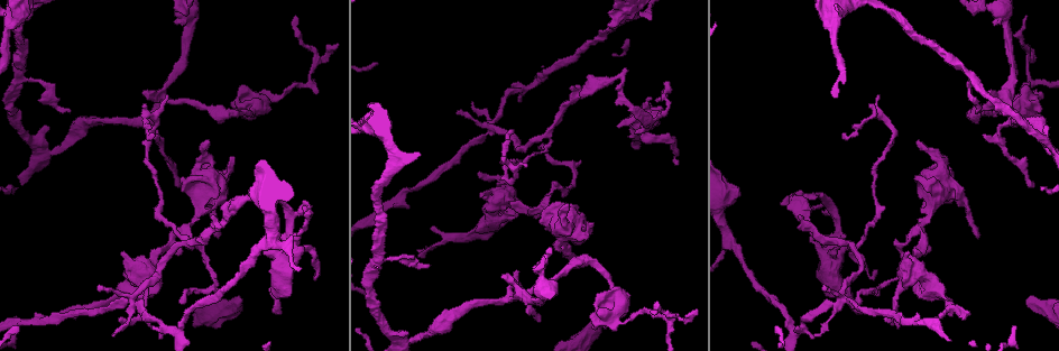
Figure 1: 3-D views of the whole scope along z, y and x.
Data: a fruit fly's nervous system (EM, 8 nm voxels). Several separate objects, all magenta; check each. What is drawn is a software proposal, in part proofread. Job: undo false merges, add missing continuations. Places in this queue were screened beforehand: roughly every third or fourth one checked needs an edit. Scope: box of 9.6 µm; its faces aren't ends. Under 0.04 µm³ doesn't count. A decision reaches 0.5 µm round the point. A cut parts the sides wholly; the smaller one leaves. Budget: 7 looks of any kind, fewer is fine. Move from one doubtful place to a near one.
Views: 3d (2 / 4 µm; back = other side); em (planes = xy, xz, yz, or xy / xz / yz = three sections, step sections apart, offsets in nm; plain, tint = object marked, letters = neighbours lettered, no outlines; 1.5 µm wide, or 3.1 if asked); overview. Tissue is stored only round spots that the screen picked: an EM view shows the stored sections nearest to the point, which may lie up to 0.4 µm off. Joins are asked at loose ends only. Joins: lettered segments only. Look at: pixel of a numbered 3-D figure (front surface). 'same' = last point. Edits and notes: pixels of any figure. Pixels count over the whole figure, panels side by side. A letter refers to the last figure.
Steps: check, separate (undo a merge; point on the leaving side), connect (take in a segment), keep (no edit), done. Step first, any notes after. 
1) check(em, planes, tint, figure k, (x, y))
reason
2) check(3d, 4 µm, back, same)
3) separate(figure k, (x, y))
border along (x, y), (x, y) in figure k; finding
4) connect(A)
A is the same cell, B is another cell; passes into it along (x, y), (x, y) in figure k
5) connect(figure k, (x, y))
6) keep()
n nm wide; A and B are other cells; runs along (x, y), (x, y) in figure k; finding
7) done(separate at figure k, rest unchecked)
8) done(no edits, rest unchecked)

check(3d, 4 µm, figure 1, (617, 126))
free end

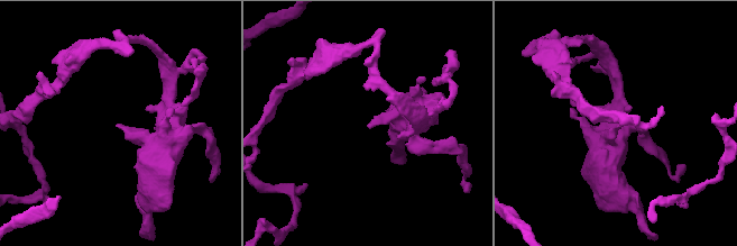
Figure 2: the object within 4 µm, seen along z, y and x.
check(em, planes, letters, figure 2, (116, 125))

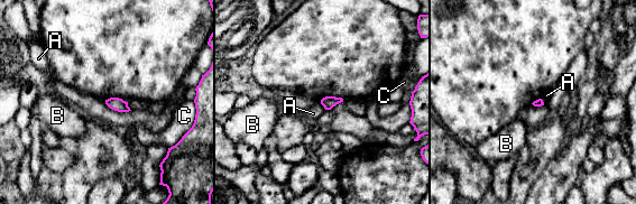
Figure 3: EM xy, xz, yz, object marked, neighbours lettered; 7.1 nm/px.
keep()
A, B and C are other cells; border along (320, 103), (325, 109) in figure 3; no lettered segment goes on from it

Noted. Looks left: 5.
check(em, xy, step 8, tint, figure 1, (918, 139))
branch stops here

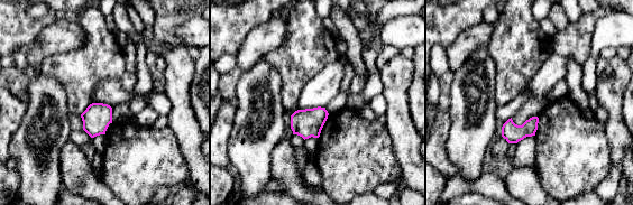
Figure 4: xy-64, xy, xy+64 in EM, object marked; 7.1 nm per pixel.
check(em, planes, letters, same)
cut it another way

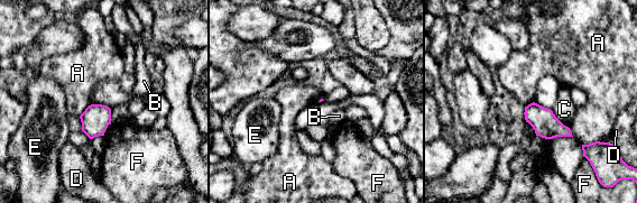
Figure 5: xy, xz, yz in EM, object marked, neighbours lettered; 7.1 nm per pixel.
keep()
A, B, C, D, E and F are other cells; border along (598, 140), (582, 145) in figure 5; no lettered segment goes on from it

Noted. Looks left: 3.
check(em, planes, letters, figure 1, (219, 238))
an open end

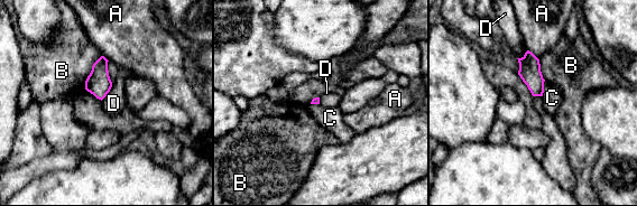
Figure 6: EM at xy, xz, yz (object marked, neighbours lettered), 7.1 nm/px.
keep()
A, B, C and D are other cells; border along (112, 83), (109, 92), (101, 100) in figure 6; none of them fits

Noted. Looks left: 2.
done(no edits, rest unchecked)

